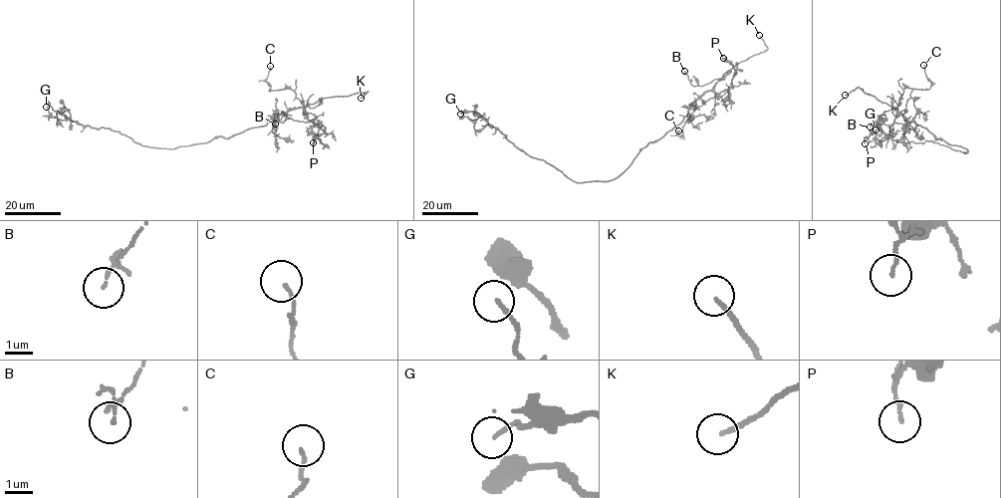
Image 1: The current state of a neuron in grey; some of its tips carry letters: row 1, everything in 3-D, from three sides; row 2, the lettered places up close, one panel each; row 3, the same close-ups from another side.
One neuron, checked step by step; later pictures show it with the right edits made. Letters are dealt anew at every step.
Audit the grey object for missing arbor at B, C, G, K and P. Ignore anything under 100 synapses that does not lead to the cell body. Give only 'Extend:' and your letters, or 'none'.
Extend: K

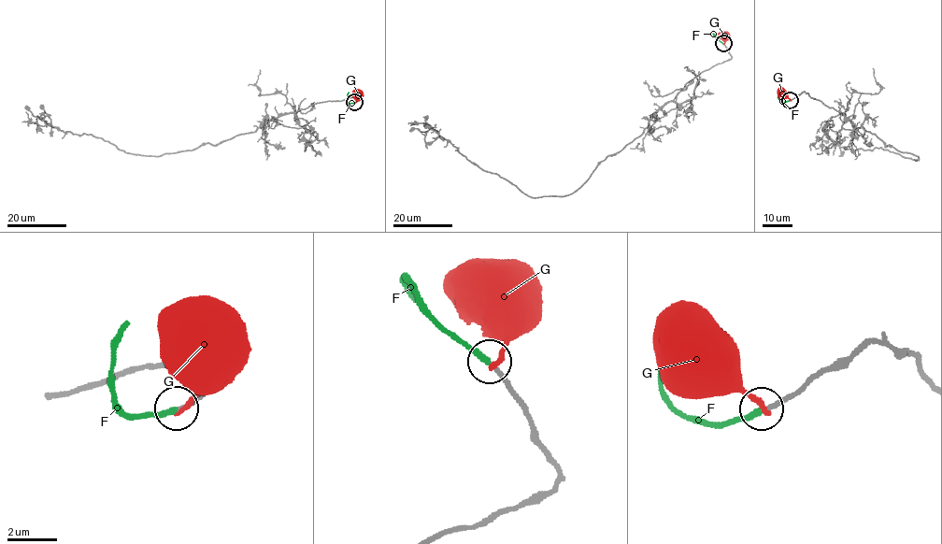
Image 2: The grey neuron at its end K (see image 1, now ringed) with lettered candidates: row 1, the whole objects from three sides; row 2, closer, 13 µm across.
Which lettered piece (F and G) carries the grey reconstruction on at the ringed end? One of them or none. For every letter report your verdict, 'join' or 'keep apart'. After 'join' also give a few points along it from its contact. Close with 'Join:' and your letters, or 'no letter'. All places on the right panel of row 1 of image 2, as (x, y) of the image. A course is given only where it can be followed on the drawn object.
F: join; it runs (791, 100), (780, 100), (777, 94), (780, 91)
G: keep apart
Join: F

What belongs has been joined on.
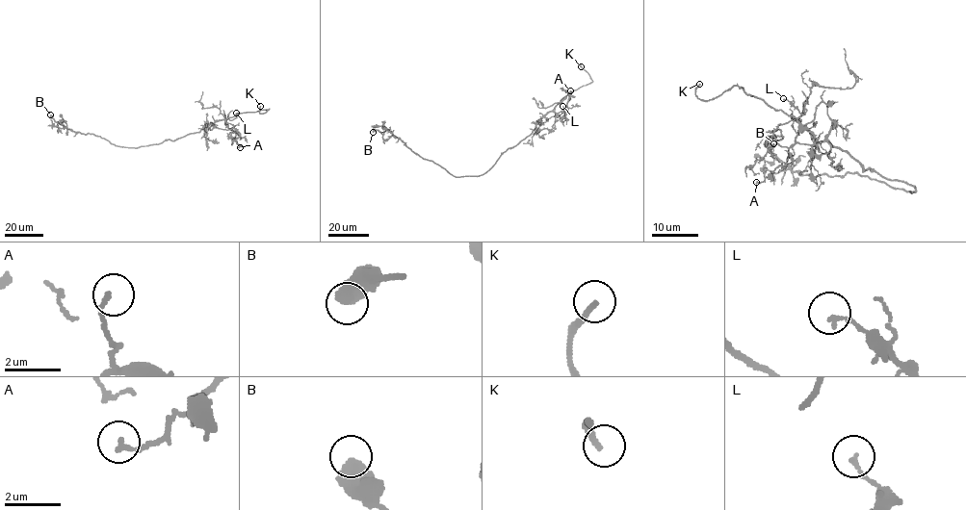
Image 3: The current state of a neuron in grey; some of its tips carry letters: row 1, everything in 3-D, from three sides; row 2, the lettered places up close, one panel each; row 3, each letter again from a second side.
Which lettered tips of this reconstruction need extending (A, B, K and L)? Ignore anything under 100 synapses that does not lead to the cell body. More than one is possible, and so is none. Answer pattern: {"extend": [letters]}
{"extend": ["K"]}

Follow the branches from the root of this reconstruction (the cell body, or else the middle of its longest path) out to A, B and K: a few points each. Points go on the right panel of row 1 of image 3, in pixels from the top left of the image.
A: (876, 172), (863, 170), (848, 152), (828, 141), (819, 141), (793, 115), (798, 132), (787, 161), (756, 182)
B: (876, 172), (914, 185), (915, 191), (893, 189), (856, 173), (802, 175), (771, 155), (773, 143)
K: (876, 172), (744, 88), (701, 100), (699, 84)

